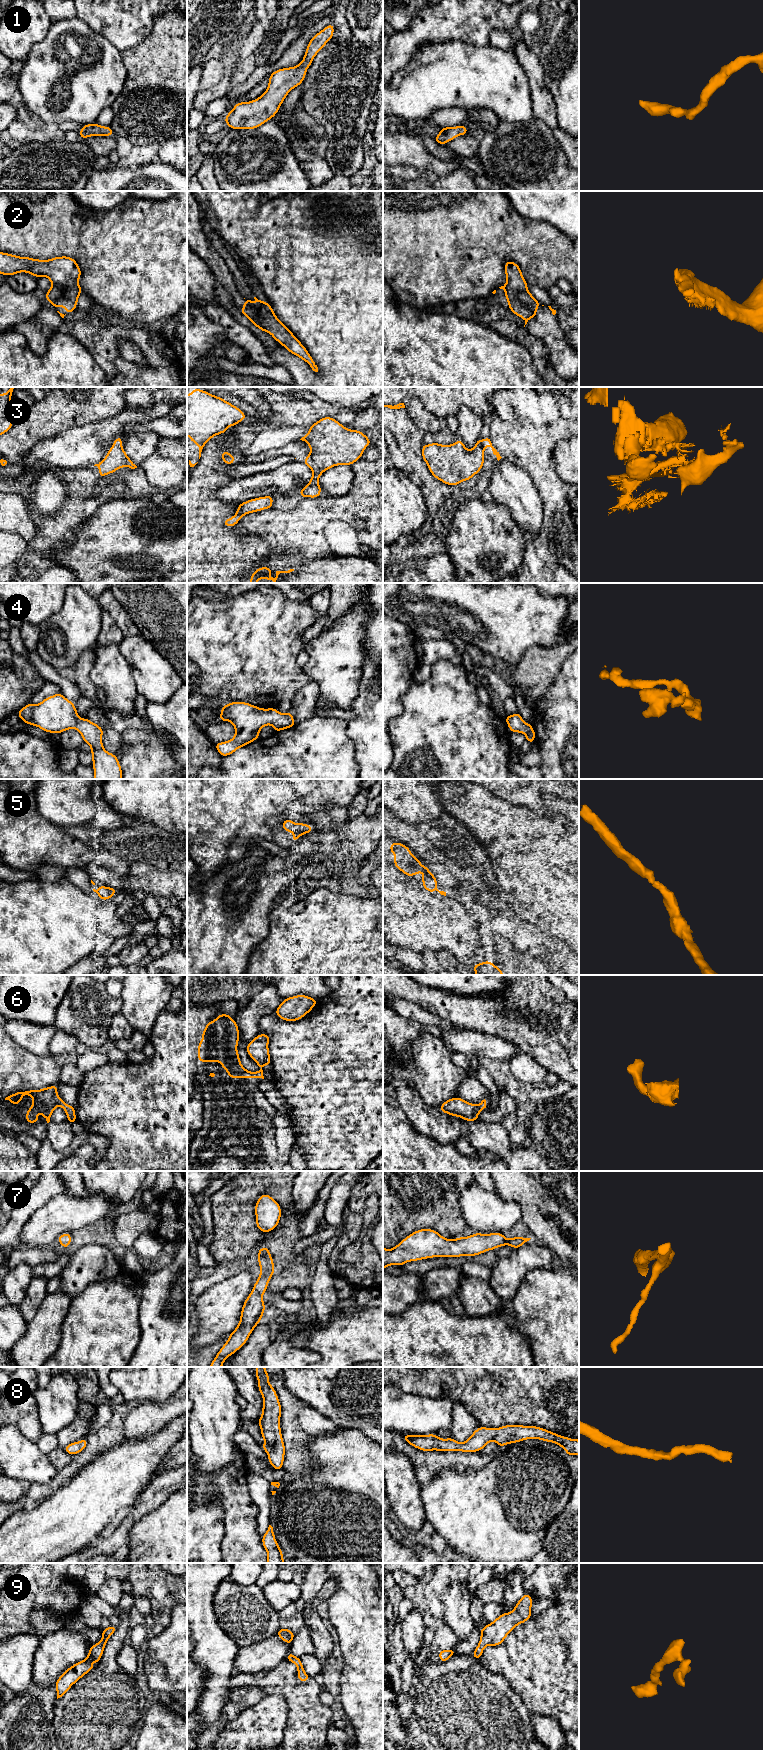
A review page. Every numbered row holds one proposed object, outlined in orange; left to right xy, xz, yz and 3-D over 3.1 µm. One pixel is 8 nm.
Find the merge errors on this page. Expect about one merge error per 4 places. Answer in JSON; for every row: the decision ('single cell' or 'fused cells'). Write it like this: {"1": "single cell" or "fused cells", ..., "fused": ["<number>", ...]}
{"1": "single cell", "2": "single cell", "3": "fused cells", "4": "single cell", "5": "single cell", "6": "single cell", "7": "single cell", "8": "single cell", "9": "single cell", "fused": ["3"]}

